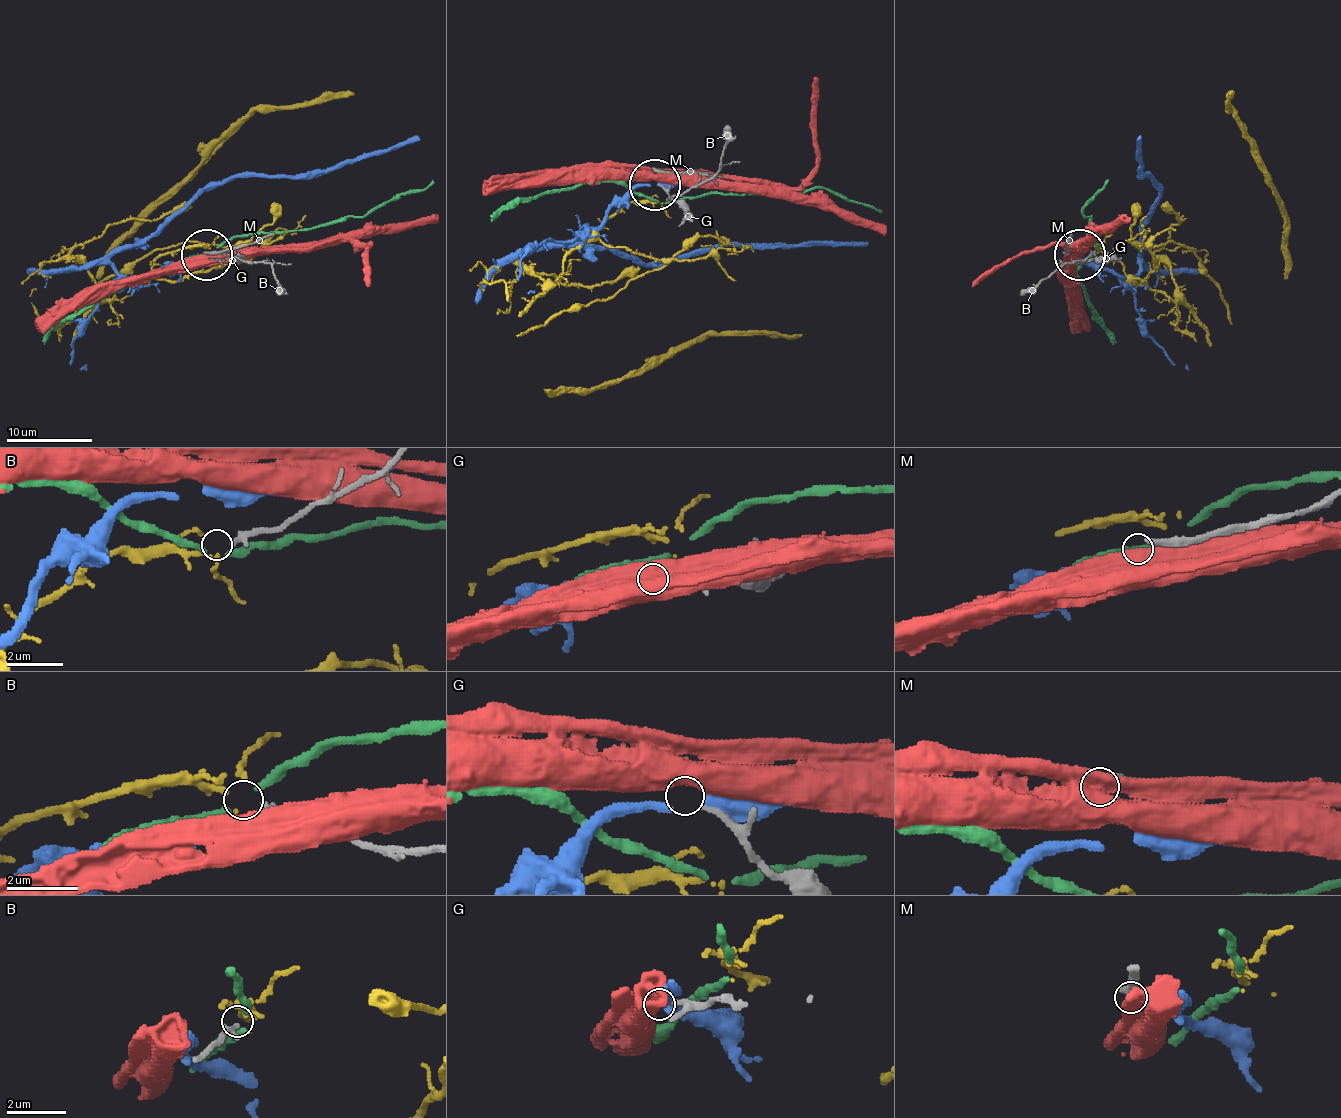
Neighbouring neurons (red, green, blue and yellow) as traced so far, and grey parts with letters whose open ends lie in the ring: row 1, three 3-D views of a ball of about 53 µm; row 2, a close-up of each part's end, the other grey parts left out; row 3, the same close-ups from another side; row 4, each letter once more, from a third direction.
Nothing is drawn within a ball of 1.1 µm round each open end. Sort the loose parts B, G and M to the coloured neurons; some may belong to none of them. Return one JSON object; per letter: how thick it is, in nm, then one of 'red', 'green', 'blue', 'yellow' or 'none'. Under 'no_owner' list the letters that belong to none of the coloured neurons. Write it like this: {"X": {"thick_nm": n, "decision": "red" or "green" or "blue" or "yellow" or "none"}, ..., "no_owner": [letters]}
{"B": {"thick_nm": 200, "decision": "yellow"}, "G": {"thick_nm": 140, "decision": "none"}, "M": {"thick_nm": 320, "decision": "none"}, "no_owner": ["G", "M"]}

